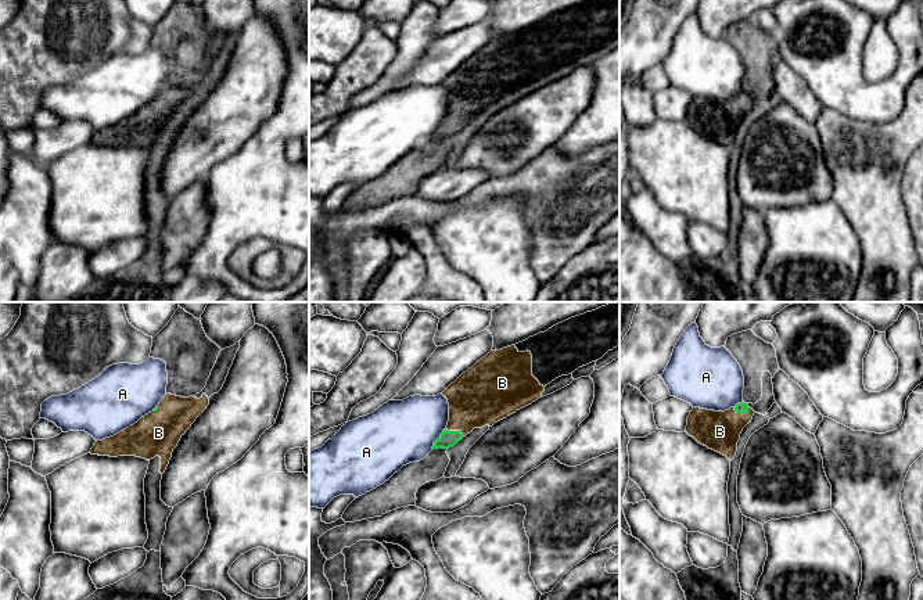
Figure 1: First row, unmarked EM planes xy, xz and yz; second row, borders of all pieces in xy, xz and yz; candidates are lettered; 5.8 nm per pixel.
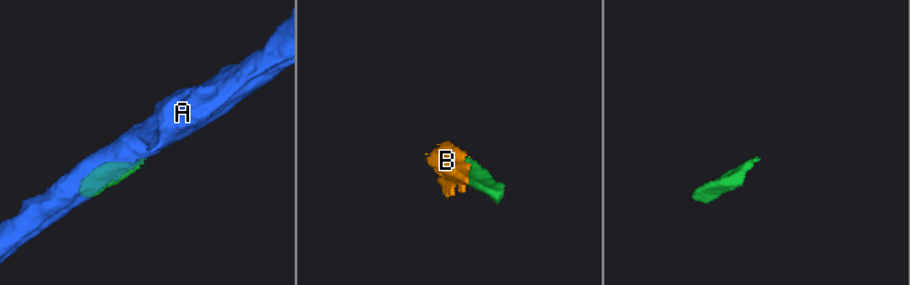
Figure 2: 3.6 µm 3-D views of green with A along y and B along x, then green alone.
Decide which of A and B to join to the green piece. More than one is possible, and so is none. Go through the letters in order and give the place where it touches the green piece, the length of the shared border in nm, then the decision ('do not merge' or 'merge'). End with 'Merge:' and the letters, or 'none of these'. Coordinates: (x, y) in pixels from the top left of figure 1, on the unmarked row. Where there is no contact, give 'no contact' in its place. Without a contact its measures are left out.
A: xz (438, 128) | 150 nm | do not merge
B: yz (742, 101) | 100 nm | merge
Merge: B

